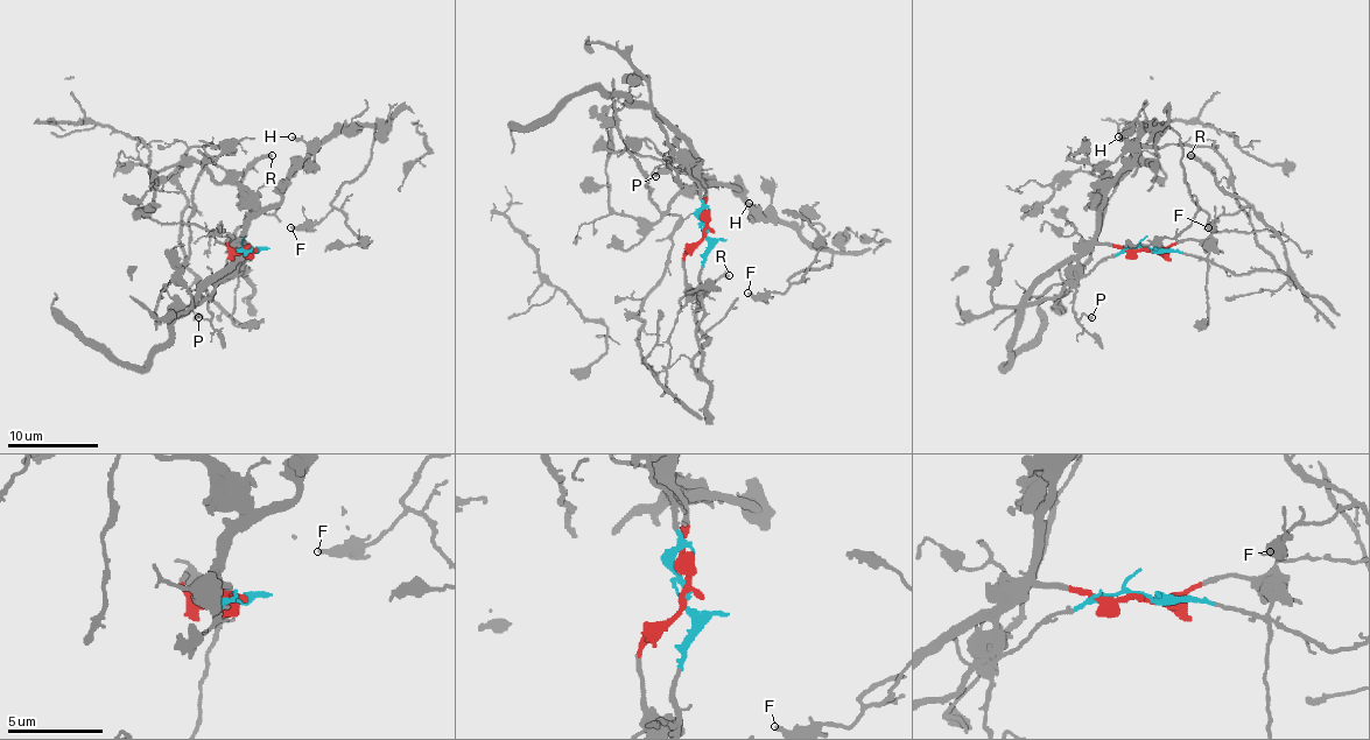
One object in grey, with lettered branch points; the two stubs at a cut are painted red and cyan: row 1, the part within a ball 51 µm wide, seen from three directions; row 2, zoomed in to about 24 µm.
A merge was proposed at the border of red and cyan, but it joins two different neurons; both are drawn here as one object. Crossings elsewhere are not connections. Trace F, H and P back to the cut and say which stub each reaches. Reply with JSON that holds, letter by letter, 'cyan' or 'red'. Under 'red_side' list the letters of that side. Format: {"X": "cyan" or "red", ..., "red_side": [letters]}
{"F": "red", "H": "red", "P": "cyan", "red_side": ["F", "H"]}

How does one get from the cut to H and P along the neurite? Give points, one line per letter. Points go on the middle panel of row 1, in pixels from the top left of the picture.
H: (704, 232), (702, 180), (731, 184), (750, 203)
P: (704, 232), (700, 208), (702, 189), (681, 162), (666, 157), (668, 162), (654, 170), (657, 175)

